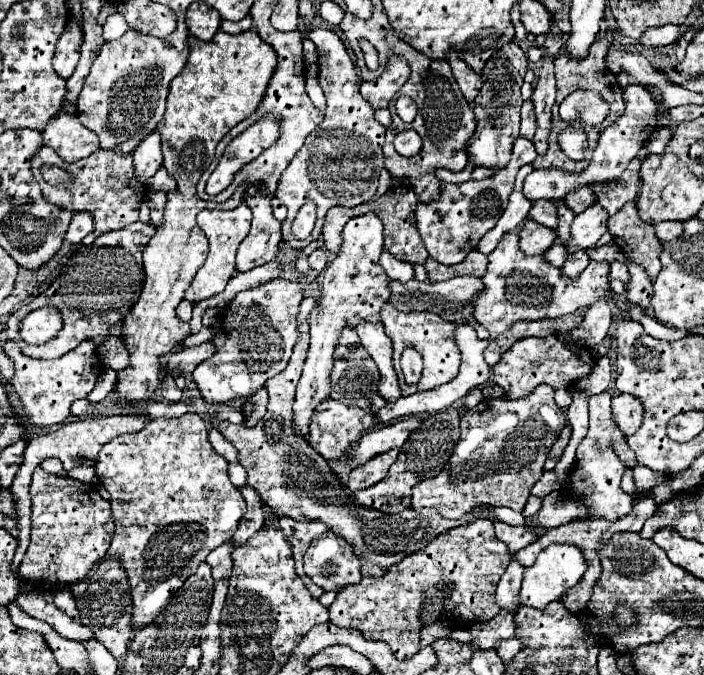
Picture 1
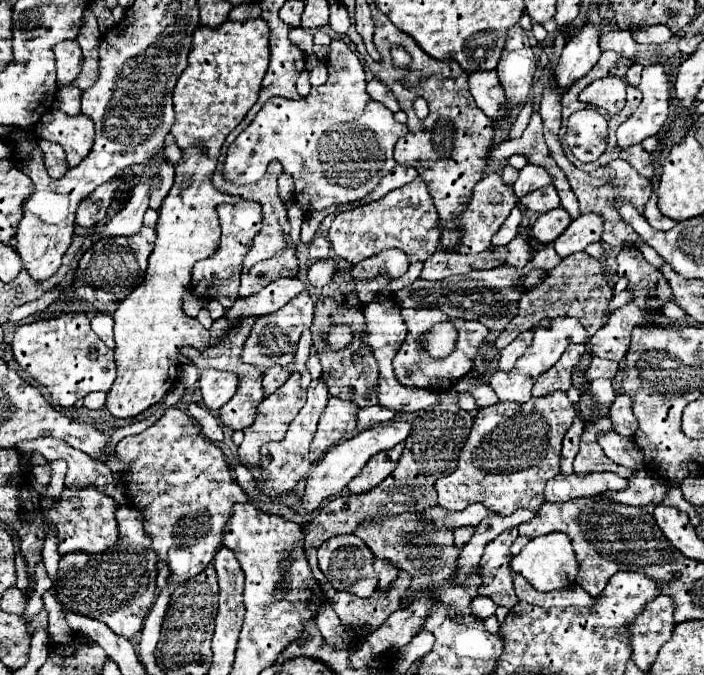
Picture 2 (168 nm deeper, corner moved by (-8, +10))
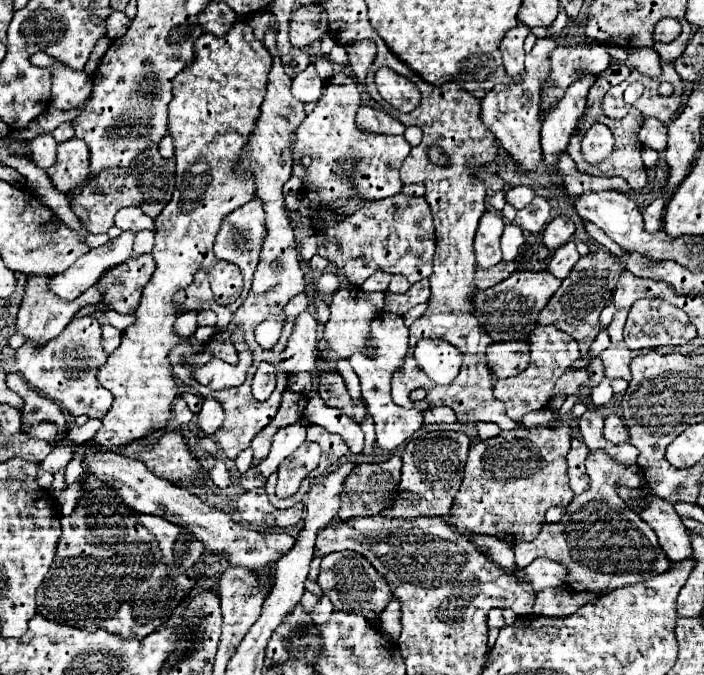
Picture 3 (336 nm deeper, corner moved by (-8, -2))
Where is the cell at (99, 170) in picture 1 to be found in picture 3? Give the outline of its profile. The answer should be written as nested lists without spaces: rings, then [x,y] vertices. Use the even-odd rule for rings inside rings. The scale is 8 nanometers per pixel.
[[[39,134],[35,140],[29,142],[29,148],[33,152],[33,162],[47,170],[51,168],[51,164],[55,162],[55,148],[57,148],[57,142],[51,134]]]

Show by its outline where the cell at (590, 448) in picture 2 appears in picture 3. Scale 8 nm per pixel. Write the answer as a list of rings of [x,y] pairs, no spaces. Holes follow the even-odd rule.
[[[605,450],[589,452],[587,456],[587,474],[591,478],[591,488],[567,506],[567,518],[559,524],[543,524],[539,536],[531,542],[515,544],[515,562],[519,568],[525,568],[535,558],[545,556],[567,568],[567,582],[573,590],[585,592],[593,590],[597,594],[607,594],[625,584],[637,584],[649,576],[661,574],[669,568],[669,560],[663,556],[663,550],[657,544],[655,532],[639,520],[639,514],[633,512],[615,492],[615,484],[623,476],[623,486],[639,488],[639,465],[626,466],[613,460]]]

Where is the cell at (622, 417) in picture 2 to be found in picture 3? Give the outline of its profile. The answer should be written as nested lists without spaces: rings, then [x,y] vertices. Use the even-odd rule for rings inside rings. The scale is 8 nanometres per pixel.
[[[611,414],[607,420],[605,420],[605,438],[613,444],[621,444],[621,442],[627,442],[629,440],[629,432],[627,432],[627,426],[623,424],[623,420],[615,414]]]

